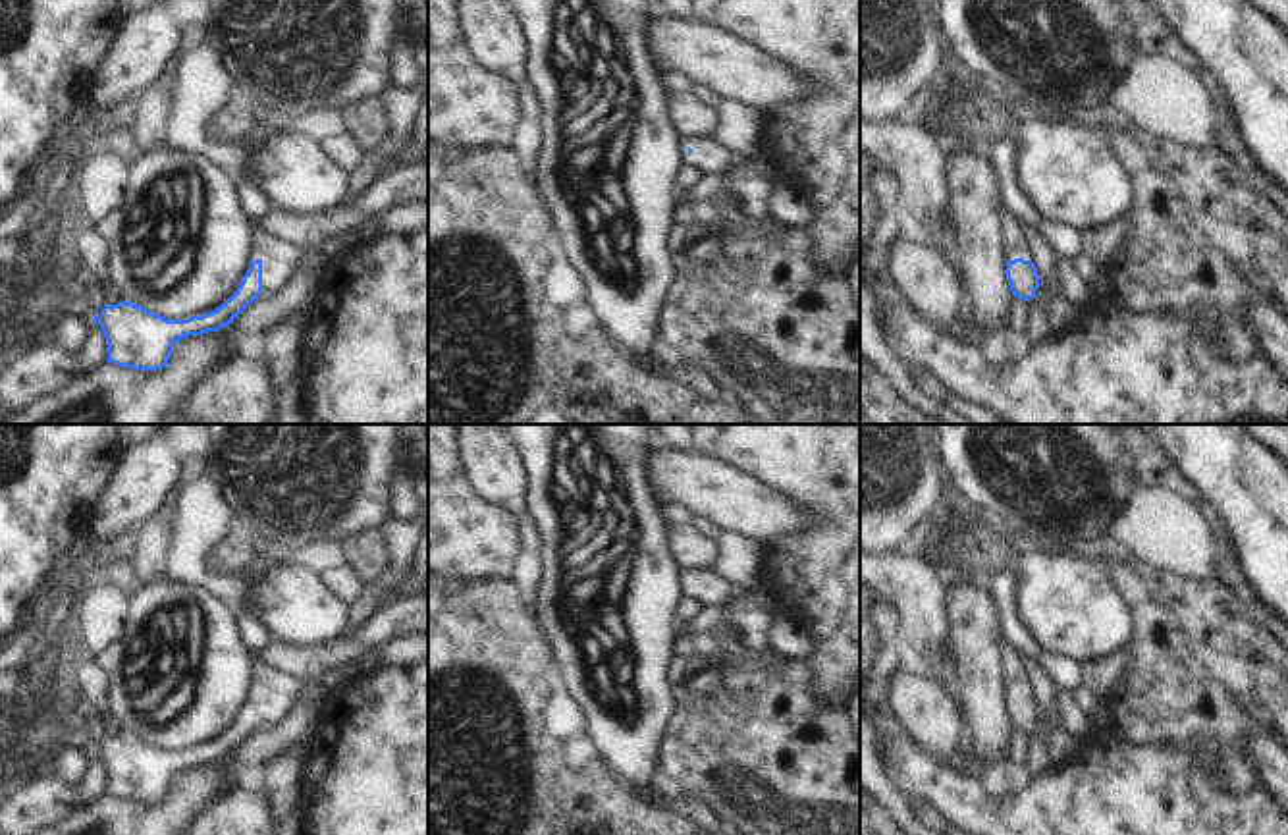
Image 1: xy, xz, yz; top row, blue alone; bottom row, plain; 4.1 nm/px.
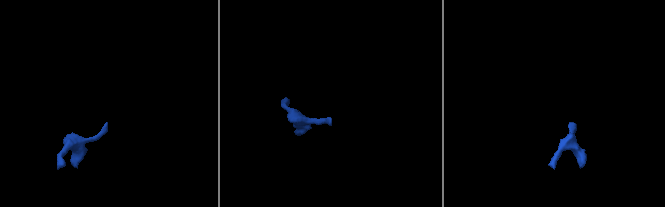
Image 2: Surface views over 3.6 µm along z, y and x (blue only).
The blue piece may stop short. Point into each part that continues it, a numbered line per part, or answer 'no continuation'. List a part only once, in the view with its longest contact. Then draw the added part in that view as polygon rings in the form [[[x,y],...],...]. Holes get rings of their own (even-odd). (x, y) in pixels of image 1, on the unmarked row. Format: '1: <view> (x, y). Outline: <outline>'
1: xy (282, 693). Outline: [[[258,663],[251,692],[262,692],[262,725],[272,727],[283,723],[301,704],[301,694],[309,685],[310,681],[285,675],[274,663]]]

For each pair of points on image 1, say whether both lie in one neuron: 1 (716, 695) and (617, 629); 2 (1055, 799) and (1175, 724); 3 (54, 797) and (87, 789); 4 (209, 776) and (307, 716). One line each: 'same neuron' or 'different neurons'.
1: different neurons
2: different neurons
3: different neurons
4: different neurons

